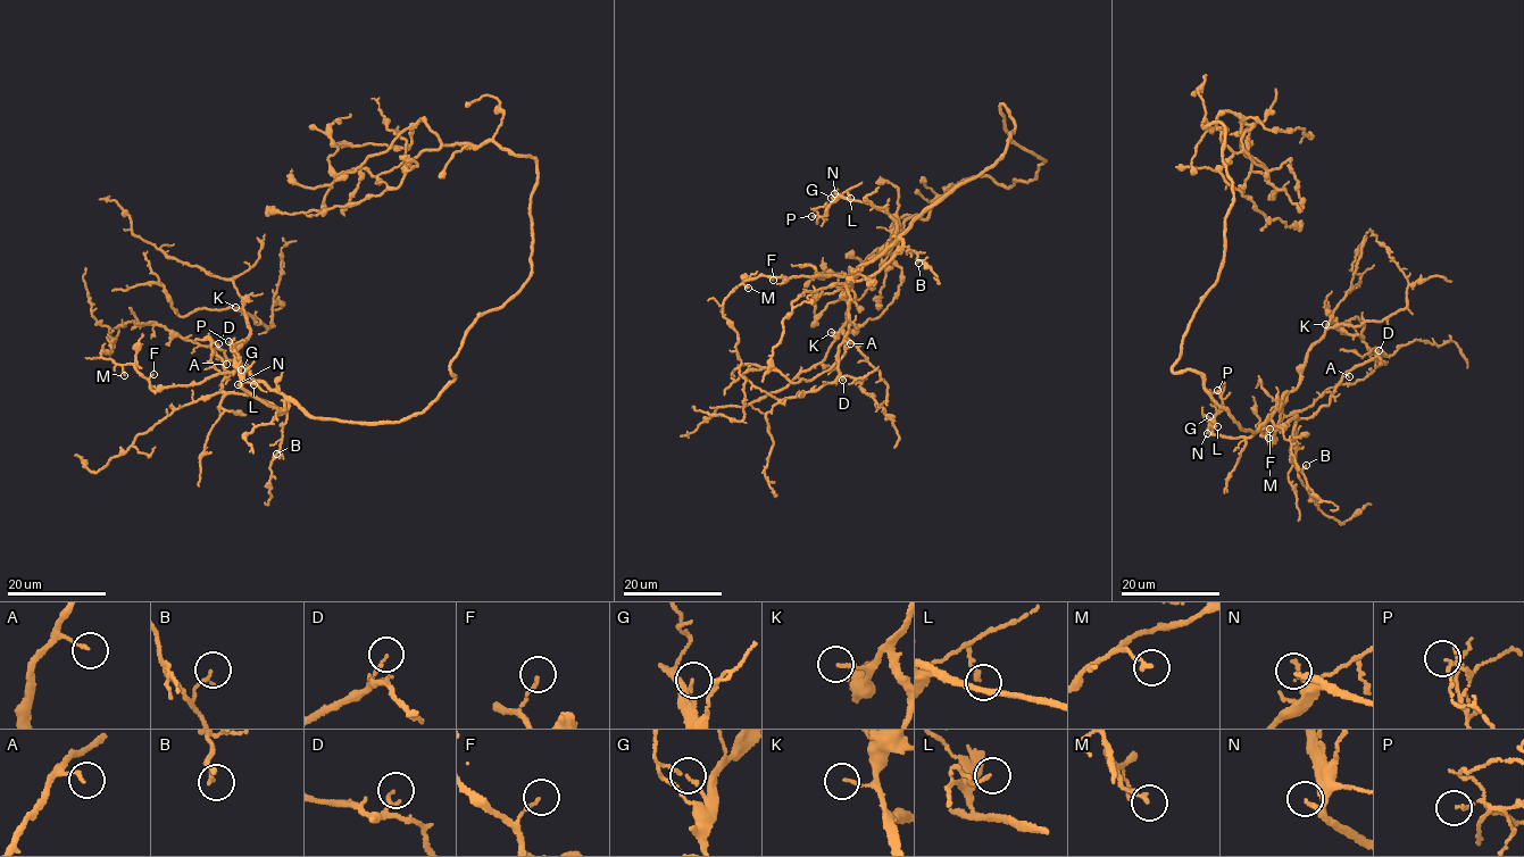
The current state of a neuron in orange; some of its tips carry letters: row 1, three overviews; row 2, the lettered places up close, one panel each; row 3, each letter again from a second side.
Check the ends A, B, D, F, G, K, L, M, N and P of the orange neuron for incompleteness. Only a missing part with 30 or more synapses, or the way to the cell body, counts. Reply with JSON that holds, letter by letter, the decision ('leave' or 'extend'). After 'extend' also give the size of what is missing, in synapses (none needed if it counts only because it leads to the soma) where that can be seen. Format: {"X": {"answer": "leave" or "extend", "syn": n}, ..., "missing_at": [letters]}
{"A": {"answer": "leave"}, "B": {"answer": "leave"}, "D": {"answer": "leave"}, "F": {"answer": "leave"}, "G": {"answer": "leave"}, "K": {"answer": "leave"}, "L": {"answer": "leave"}, "M": {"answer": "leave"}, "N": {"answer": "extend"}, "P": {"answer": "leave"}, "missing_at": ["N"]}

